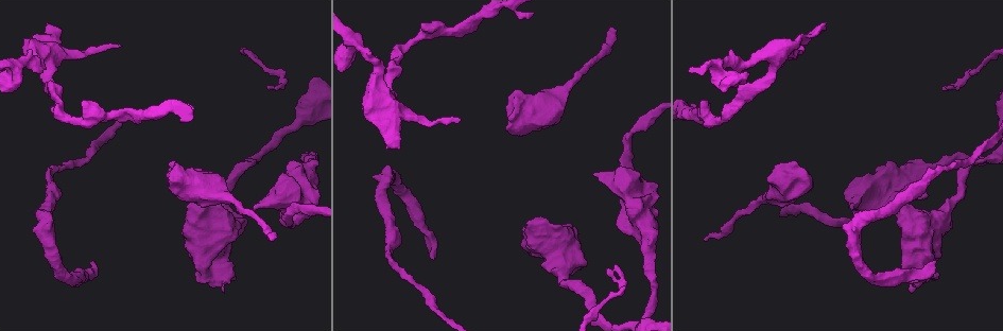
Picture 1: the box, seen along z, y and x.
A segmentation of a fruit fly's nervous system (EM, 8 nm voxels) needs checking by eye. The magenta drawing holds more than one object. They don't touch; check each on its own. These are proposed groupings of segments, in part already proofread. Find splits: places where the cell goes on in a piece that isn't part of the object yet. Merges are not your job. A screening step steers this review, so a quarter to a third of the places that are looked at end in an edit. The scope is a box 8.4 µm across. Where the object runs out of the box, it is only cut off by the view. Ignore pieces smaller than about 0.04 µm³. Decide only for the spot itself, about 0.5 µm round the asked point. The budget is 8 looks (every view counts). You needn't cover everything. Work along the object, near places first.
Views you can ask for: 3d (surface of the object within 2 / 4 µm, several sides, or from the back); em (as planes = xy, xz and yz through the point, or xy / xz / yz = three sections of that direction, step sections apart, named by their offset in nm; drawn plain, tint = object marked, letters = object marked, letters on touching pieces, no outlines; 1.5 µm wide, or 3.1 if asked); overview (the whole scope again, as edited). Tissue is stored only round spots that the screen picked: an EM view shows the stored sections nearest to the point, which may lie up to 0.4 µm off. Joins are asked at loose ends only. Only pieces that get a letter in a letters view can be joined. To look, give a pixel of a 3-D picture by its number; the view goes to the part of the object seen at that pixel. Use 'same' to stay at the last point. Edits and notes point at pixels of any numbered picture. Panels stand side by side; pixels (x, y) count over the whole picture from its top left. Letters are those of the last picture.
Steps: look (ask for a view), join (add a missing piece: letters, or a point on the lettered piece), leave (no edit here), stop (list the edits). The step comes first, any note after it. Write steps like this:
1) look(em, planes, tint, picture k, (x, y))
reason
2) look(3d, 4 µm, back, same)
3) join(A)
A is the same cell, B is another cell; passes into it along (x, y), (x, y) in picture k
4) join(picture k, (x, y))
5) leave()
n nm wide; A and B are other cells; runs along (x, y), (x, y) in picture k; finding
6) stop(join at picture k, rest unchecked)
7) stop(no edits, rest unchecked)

look(em, yz, step 8, letters, picture 1, (431, 257))

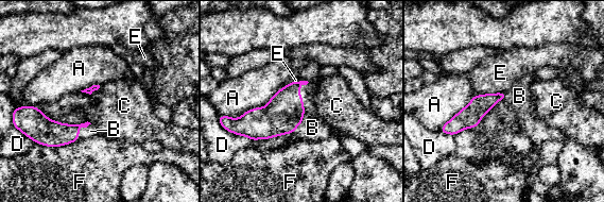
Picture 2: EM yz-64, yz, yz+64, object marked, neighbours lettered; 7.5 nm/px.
look(em, planes, letters, same)

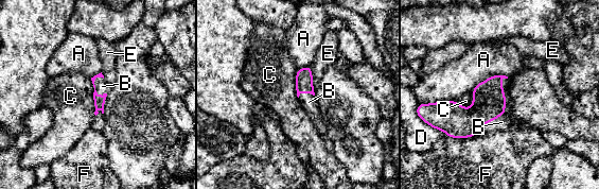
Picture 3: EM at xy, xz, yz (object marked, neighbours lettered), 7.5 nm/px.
join(B)
B is the same cell, A, C, D, E and F are other cells; passes into it along (489, 102), (504, 108), (501, 122) in picture 3; it goes on there

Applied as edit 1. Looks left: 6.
look(3d, 4 µm, picture 1, (253, 208))
an open end

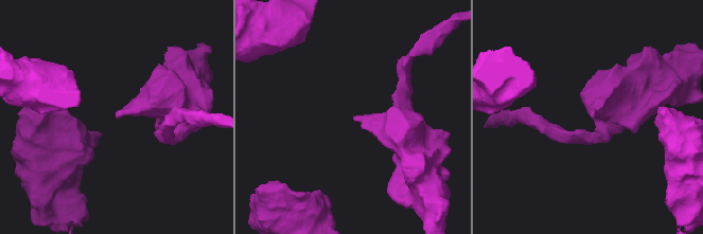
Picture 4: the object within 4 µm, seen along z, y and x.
look(em, planes, tint, picture 4, (356, 118))
now the EM

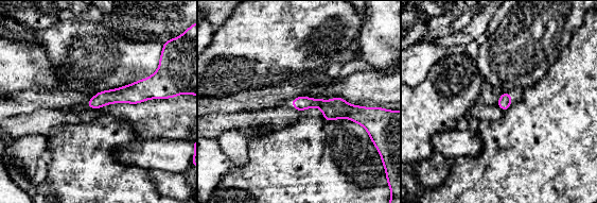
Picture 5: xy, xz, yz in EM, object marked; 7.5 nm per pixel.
look(em, planes, letters, same)
see the neighbours

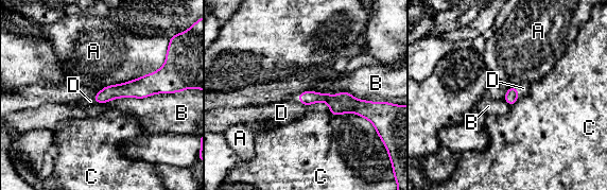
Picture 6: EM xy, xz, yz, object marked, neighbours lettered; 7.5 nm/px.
join(D)
D is the same cell, A, B and C are other cells; passes into it along (307, 98), (300, 101), (281, 113) in picture 6; the cell continues

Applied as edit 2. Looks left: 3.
look(overview)

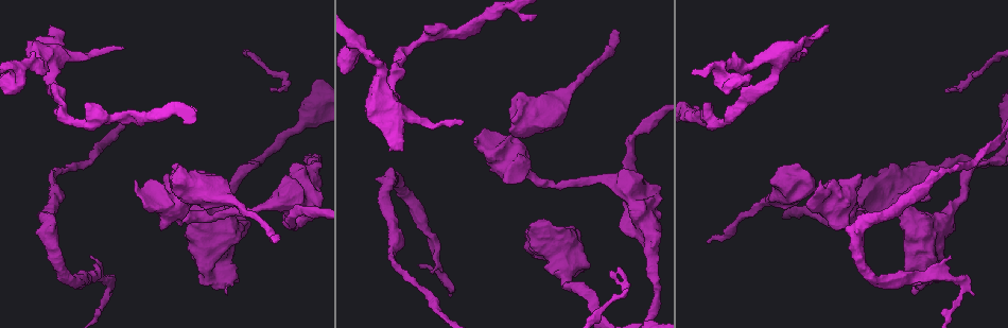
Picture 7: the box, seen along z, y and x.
look(3d, 4 µm, picture 7, (164, 224))
thick end

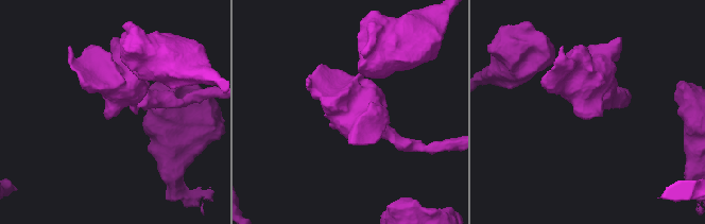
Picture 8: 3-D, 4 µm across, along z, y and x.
look(em, planes, letters, picture 8, (112, 114))
now the EM

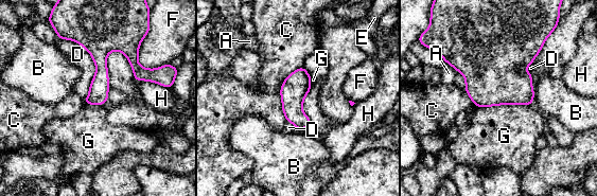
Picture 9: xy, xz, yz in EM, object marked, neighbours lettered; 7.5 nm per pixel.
leave()
D touches over 500 nm; A, B, C, D, E, F, G and H are other cells; runs along (88, 39), (121, 47), (150, 77) in picture 9; no lettered piece goes on from it

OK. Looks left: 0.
stop(join at picture 3, join at picture 6, rest unchecked)

